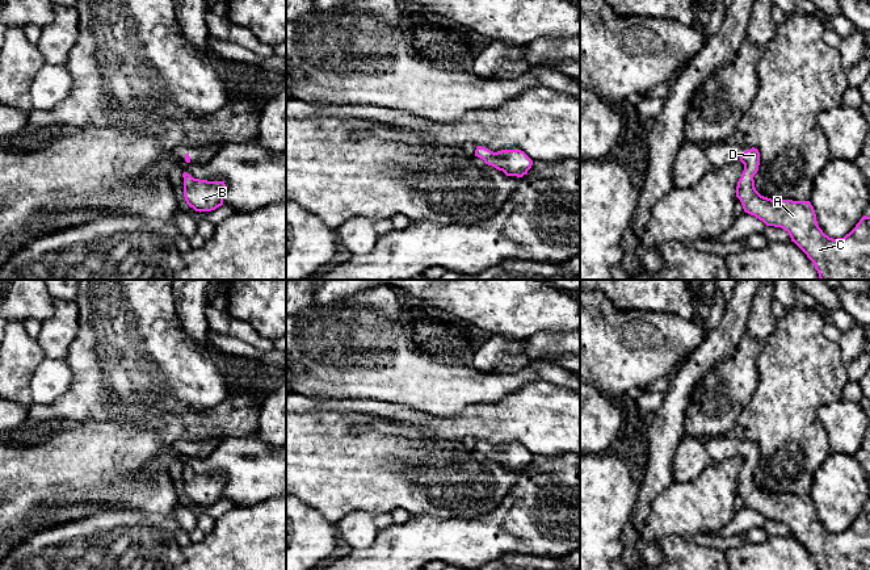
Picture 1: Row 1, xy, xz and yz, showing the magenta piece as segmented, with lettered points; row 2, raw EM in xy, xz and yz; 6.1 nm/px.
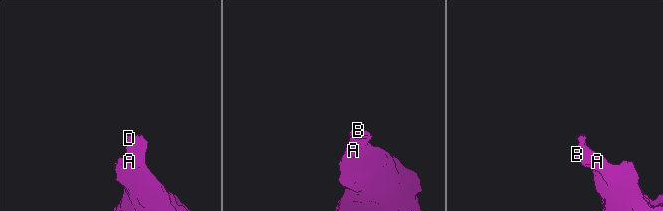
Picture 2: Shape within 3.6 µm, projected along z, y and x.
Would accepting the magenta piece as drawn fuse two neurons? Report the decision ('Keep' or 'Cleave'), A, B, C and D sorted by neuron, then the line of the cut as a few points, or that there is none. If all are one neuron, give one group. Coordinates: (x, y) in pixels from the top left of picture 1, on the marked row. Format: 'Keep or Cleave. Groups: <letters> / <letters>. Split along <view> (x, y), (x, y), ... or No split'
Keep. Groups: A B C D. No split

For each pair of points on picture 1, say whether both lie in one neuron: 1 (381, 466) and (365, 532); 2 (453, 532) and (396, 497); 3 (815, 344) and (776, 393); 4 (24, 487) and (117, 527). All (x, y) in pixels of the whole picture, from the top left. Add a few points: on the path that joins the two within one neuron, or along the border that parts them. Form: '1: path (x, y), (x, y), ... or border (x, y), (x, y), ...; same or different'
1: border (373, 515), (365, 511), (349, 511), (339, 522); different
2: border (411, 515), (459, 519); different
3: path (803, 356), (799, 360), (799, 369), (787, 381); same
4: border (100, 507), (131, 508); different

